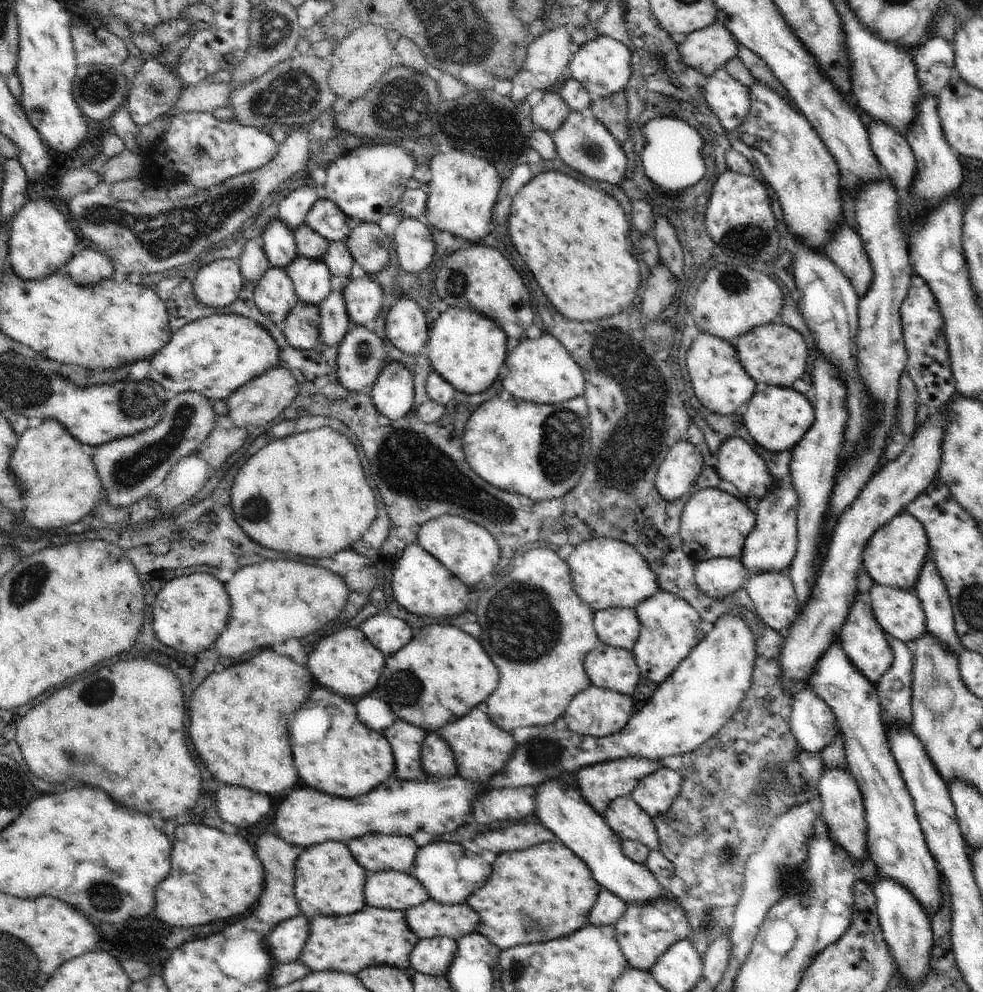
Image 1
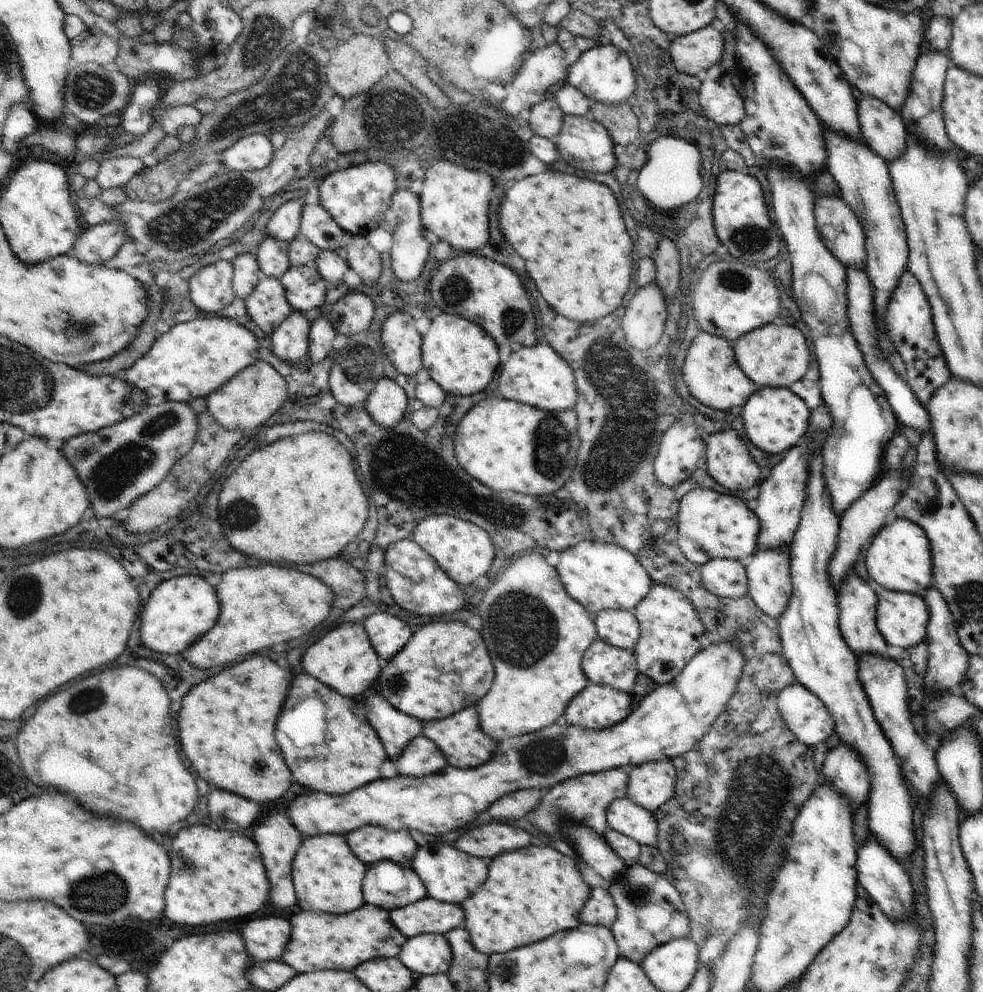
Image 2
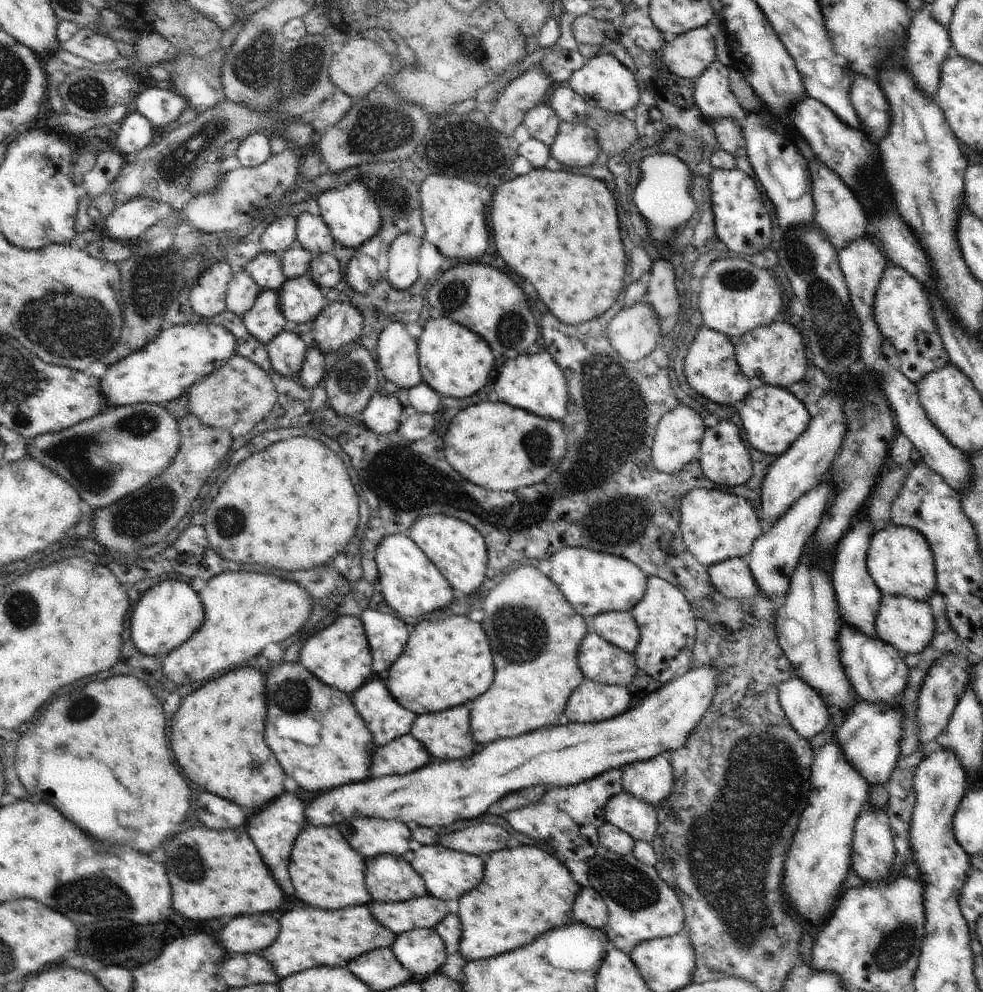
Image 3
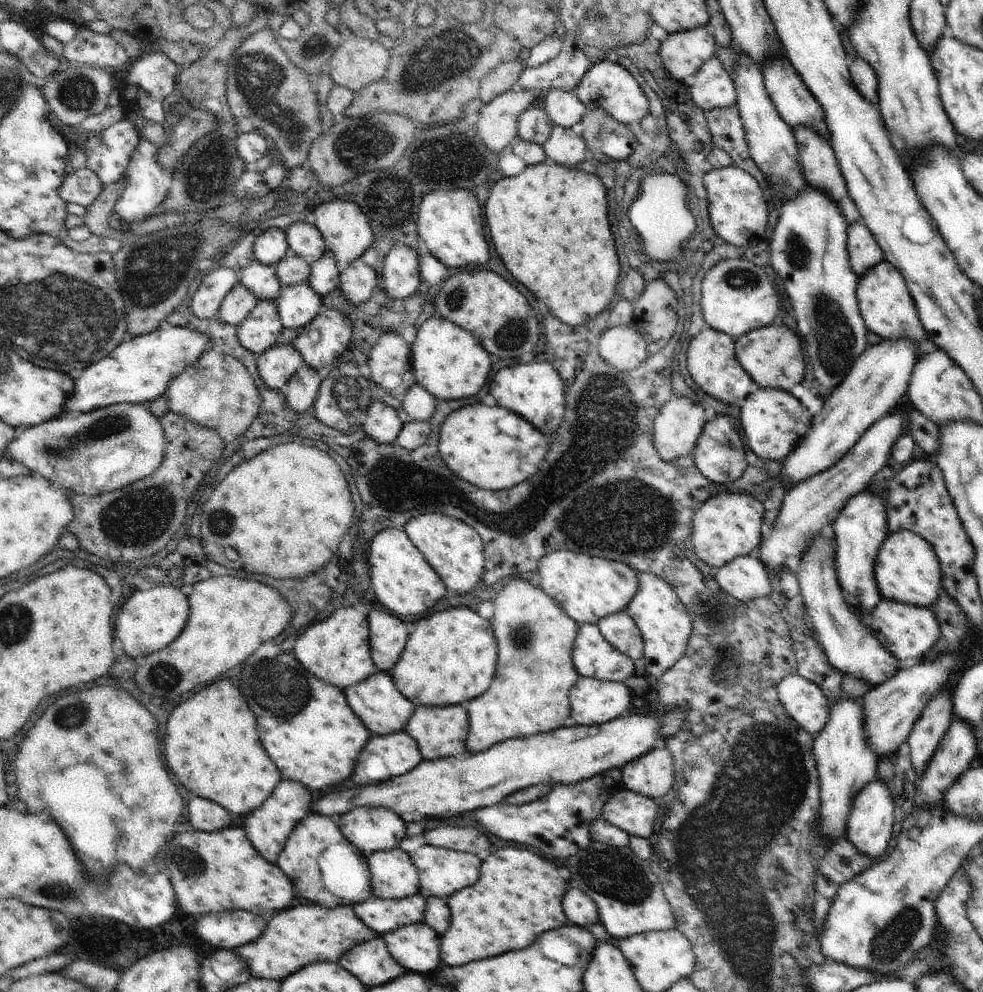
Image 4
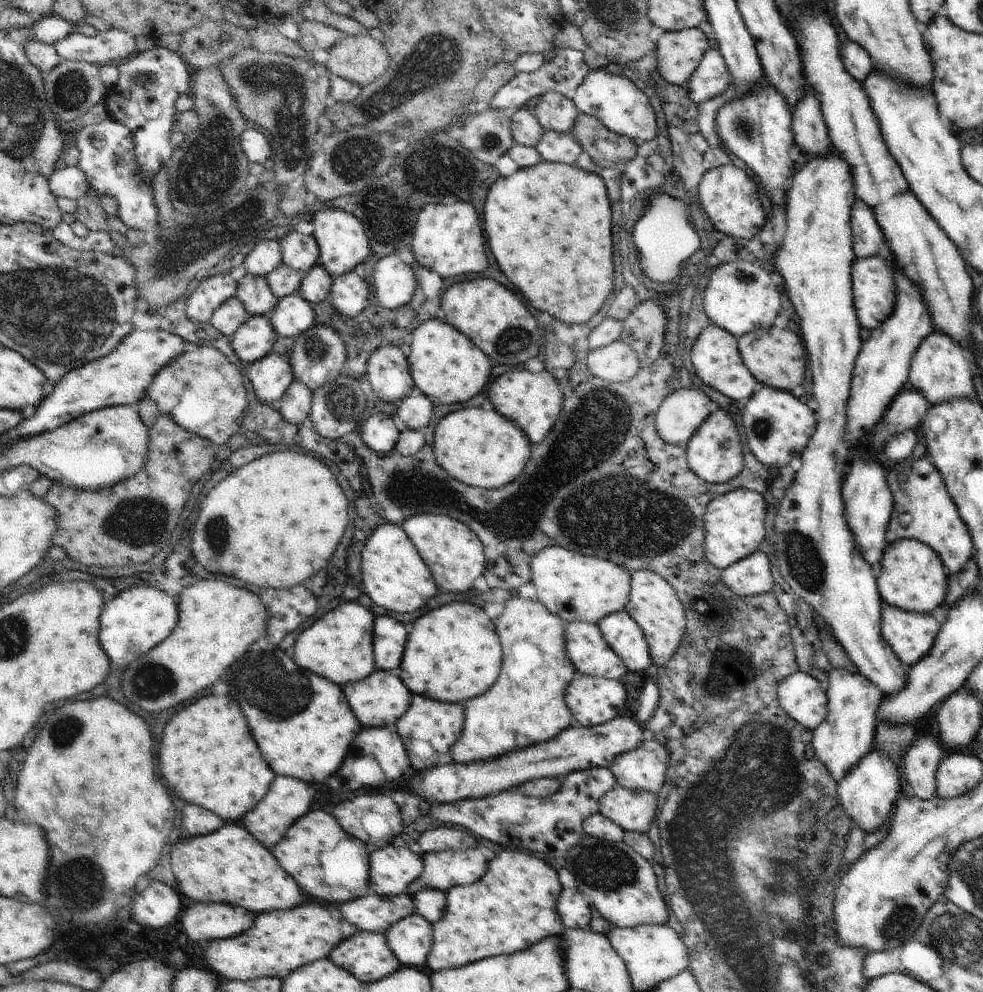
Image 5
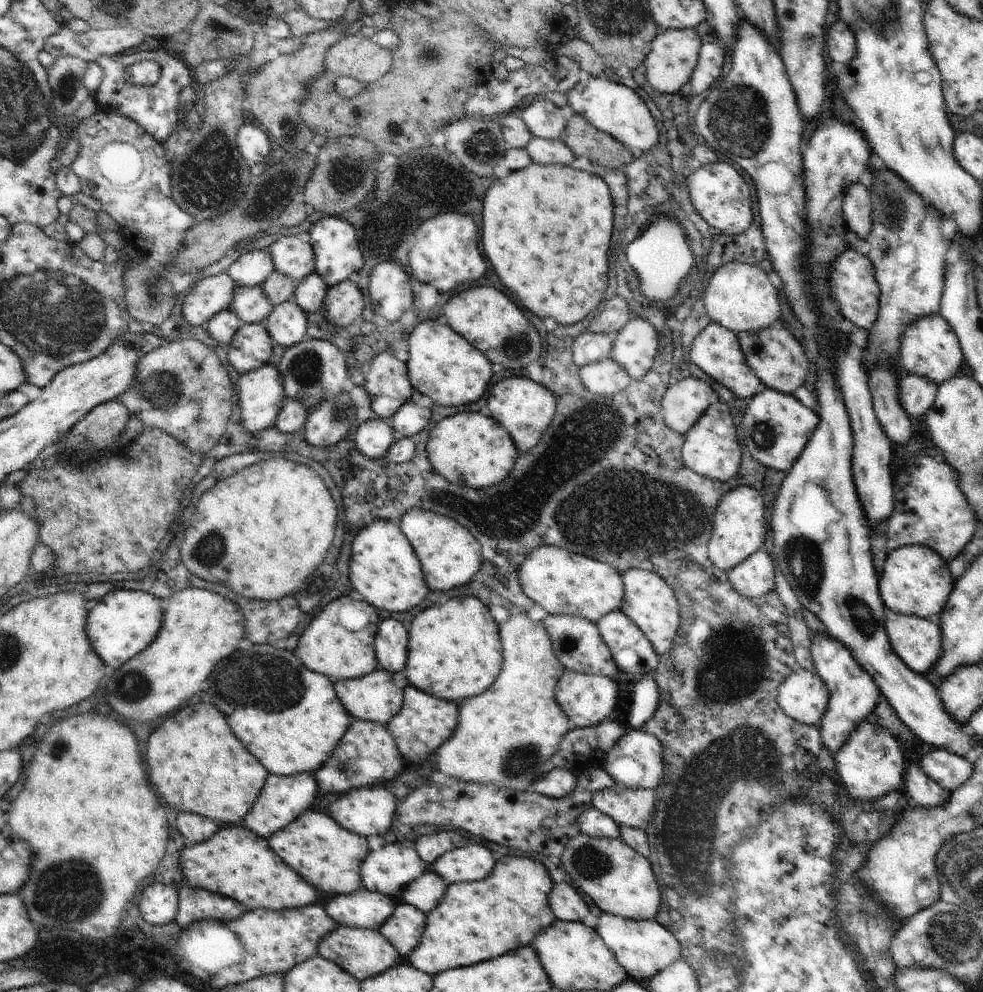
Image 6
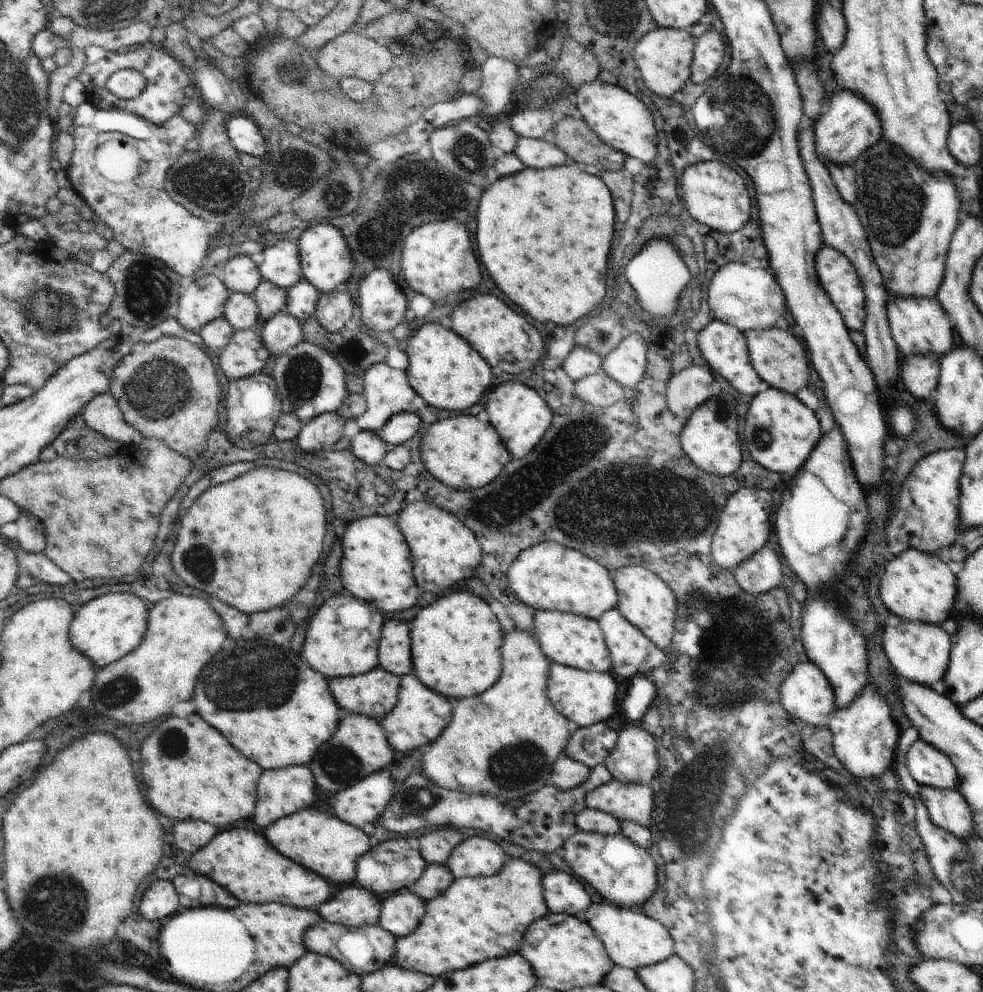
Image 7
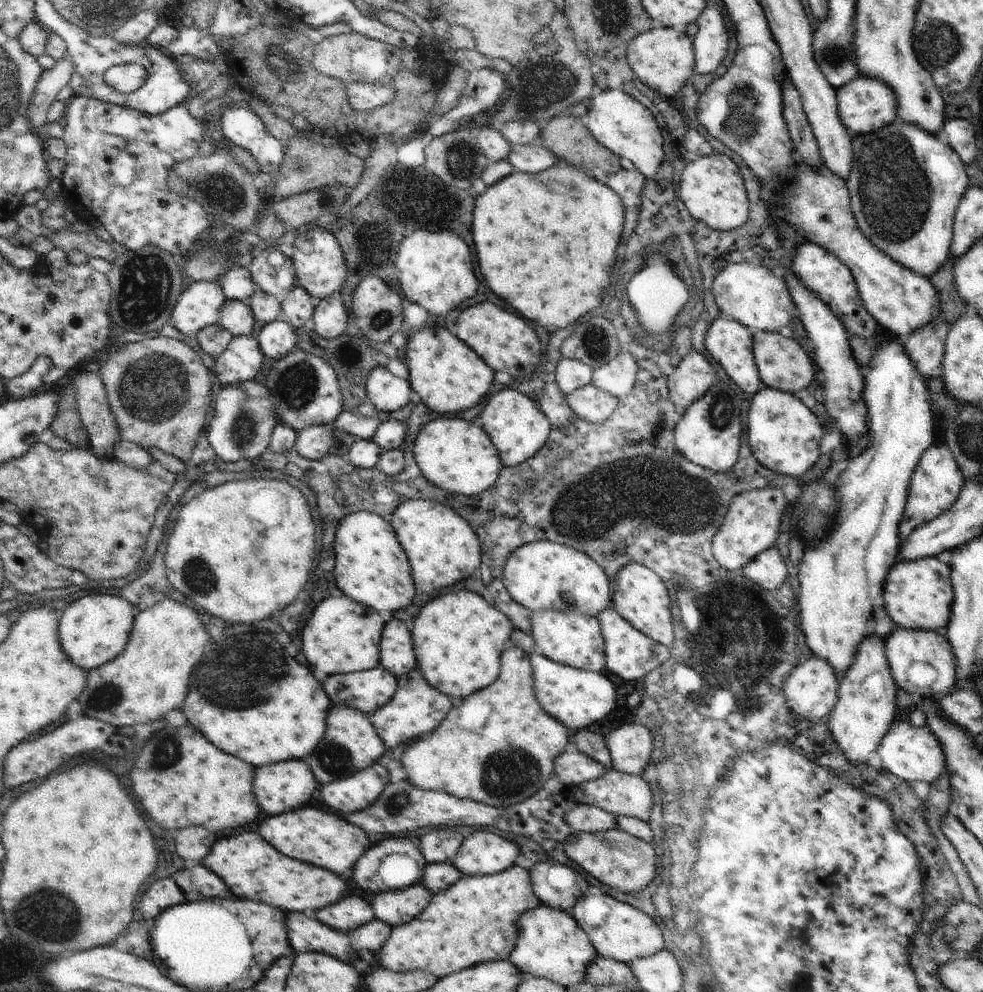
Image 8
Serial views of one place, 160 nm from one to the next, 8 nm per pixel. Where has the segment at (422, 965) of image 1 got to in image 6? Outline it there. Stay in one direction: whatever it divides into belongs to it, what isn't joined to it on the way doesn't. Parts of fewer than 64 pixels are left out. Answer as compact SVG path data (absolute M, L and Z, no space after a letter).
M398 904L392 916L379 928L382 936L398 951L402 958L419 945L425 931L427 916L415 906Z

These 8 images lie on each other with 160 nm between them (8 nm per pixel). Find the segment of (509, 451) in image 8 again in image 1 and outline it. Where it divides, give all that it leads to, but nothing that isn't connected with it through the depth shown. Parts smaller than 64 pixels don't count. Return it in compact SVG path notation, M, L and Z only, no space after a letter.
M552 333L535 339L523 339L508 351L501 374L503 389L517 399L540 404L556 404L585 394L586 381L582 367Z

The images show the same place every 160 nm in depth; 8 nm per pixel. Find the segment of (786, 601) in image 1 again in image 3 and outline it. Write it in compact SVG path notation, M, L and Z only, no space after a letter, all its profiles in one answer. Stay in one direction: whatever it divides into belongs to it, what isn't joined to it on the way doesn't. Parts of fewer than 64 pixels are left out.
M824 482L814 490L810 490L804 498L800 498L796 504L793 504L787 513L770 527L770 530L762 533L754 541L752 550L743 558L754 575L760 594L770 602L787 595L790 577L798 566L805 542L812 536L814 528L818 528L820 524L820 516L826 510L830 492L832 492L832 486Z

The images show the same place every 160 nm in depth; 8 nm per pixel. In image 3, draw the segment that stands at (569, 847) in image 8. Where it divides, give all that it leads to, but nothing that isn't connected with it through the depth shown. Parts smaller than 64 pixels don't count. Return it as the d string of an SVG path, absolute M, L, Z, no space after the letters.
M612 851L590 860L590 886L599 892L609 910L605 931L611 946L629 956L641 942L682 932L685 914L681 900L655 867L640 862L633 854L622 856Z

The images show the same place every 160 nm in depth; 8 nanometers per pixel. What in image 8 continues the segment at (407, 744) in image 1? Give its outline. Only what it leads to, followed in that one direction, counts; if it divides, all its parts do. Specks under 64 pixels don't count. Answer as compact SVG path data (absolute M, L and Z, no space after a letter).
M380 666L367 671L330 675L323 680L323 685L334 706L352 707L369 716L382 708L398 688L397 677Z

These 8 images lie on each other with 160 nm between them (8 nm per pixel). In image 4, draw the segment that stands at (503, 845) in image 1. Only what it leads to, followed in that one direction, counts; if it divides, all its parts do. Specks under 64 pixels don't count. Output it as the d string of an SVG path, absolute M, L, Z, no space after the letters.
M440 826L436 830L426 831L423 838L425 844L434 847L476 855L482 850L495 850L490 838L484 833L484 830L478 830L478 828L472 828L472 826L470 828Z

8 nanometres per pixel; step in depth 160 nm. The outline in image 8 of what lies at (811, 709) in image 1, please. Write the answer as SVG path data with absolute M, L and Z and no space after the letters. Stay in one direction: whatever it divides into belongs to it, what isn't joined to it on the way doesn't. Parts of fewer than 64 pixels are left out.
M808 655L803 663L800 663L790 673L787 681L783 686L783 693L785 696L786 704L790 710L793 710L796 714L802 716L802 718L808 719L817 725L826 725L829 721L829 716L834 707L836 706L838 695L837 690L839 689L839 678L835 675L832 665L824 659Z

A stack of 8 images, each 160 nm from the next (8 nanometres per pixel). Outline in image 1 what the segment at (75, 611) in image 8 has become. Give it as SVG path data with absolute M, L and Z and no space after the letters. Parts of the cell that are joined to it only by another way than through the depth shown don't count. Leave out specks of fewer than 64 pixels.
M214 570L176 577L164 583L157 594L154 608L154 630L162 644L182 652L204 652L226 630L231 600L225 583L215 577Z

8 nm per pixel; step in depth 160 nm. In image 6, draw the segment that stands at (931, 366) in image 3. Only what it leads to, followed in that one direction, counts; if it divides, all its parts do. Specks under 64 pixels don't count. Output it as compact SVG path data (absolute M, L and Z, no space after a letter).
M848 250L834 262L834 272L832 272L832 280L829 282L832 284L832 294L836 298L836 304L842 312L842 316L866 330L871 329L879 311L881 290L874 274L874 266L870 264L868 256L862 256L856 250Z

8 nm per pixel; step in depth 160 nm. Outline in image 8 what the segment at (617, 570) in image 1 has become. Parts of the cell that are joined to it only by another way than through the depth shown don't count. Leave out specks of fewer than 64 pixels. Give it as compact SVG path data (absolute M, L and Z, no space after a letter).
M551 540L520 546L510 553L501 580L510 596L533 611L557 610L597 617L612 603L612 580L585 552Z

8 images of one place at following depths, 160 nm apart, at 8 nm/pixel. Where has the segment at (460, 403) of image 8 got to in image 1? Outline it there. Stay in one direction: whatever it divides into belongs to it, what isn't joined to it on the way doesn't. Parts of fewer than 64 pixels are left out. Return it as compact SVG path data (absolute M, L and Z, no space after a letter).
M450 307L440 313L432 328L429 328L427 342L425 353L433 370L438 371L457 391L469 395L484 392L501 376L509 351L506 348L506 333L493 320L479 312L458 307Z

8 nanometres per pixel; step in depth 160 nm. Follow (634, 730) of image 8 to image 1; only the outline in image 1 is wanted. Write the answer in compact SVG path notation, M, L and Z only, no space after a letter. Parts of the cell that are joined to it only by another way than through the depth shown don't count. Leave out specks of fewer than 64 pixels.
M660 767L644 777L631 792L634 802L652 818L666 814L681 791L682 775L670 767Z

